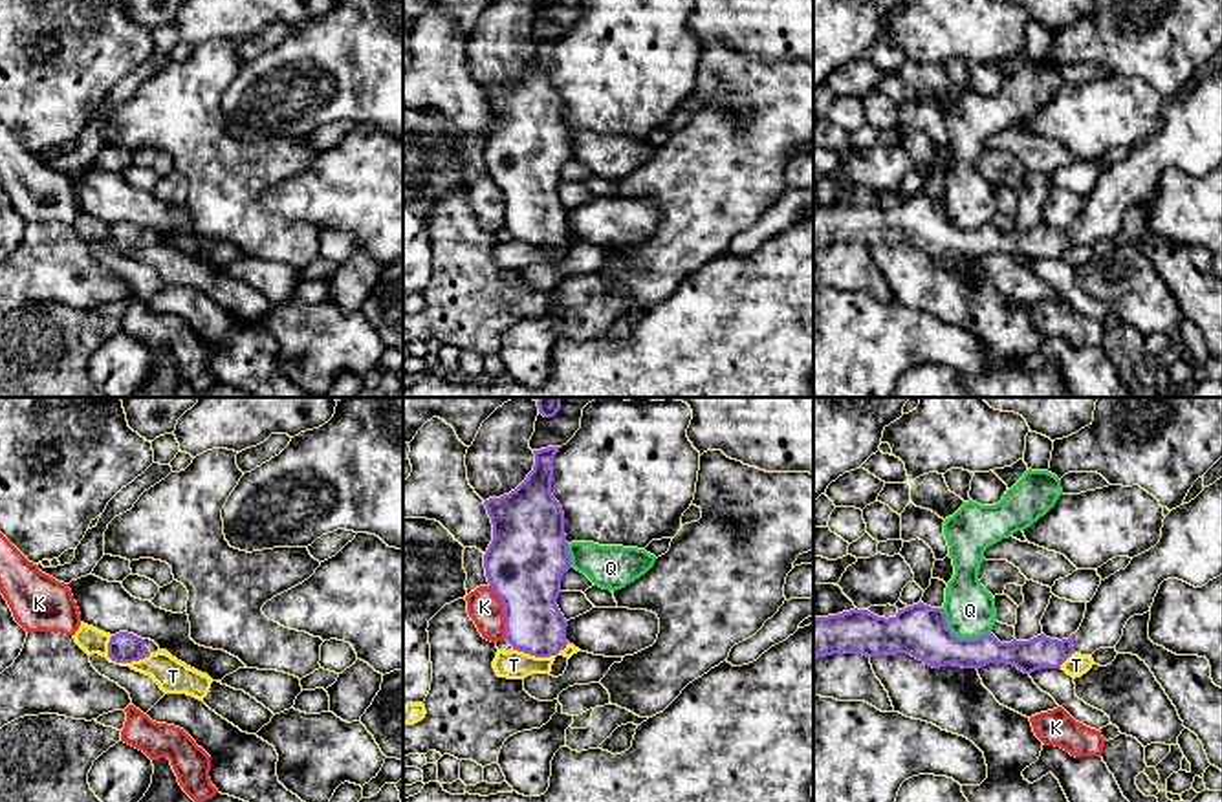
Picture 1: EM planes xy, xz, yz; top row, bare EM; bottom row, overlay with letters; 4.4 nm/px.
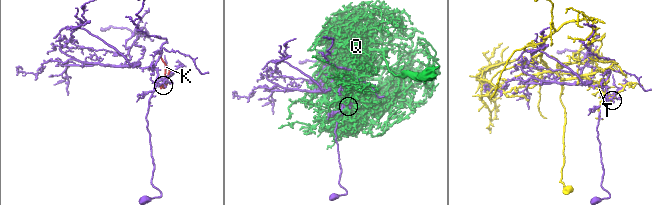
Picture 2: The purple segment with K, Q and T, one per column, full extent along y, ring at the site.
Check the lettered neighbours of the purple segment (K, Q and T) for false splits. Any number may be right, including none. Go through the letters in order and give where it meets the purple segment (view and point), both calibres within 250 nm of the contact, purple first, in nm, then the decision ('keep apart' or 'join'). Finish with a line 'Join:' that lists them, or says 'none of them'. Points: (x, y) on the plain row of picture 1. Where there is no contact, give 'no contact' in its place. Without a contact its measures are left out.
K: contact xz (504, 202); calibres 360 and 160 nm; keep apart
Q: contact yz (960, 229); calibres 220 and 220 nm; keep apart
T: contact xy (123, 251); calibres 140 and 150 nm; keep apart
Join: none of them

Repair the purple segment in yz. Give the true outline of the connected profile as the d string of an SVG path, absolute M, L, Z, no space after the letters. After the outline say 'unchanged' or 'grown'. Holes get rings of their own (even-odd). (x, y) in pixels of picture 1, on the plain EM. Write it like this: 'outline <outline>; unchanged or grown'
outline M1222 68L1163 108L1162 128L1149 141L1134 146L1125 159L1101 170L1096 185L1086 192L1085 209L1068 229L1050 229L1044 223L1030 229L1000 233L993 223L978 229L958 229L945 211L942 198L931 198L923 192L898 200L894 207L878 207L868 200L850 200L828 207L813 207L813 251L819 247L845 244L863 244L874 247L879 244L911 244L933 258L955 255L962 258L982 258L989 253L1008 253L1031 264L1039 258L1061 258L1072 245L1092 245L1099 238L1116 238L1123 225L1127 211L1151 200L1160 174L1167 168L1184 170L1195 178L1206 176L1222 165Z; grown

